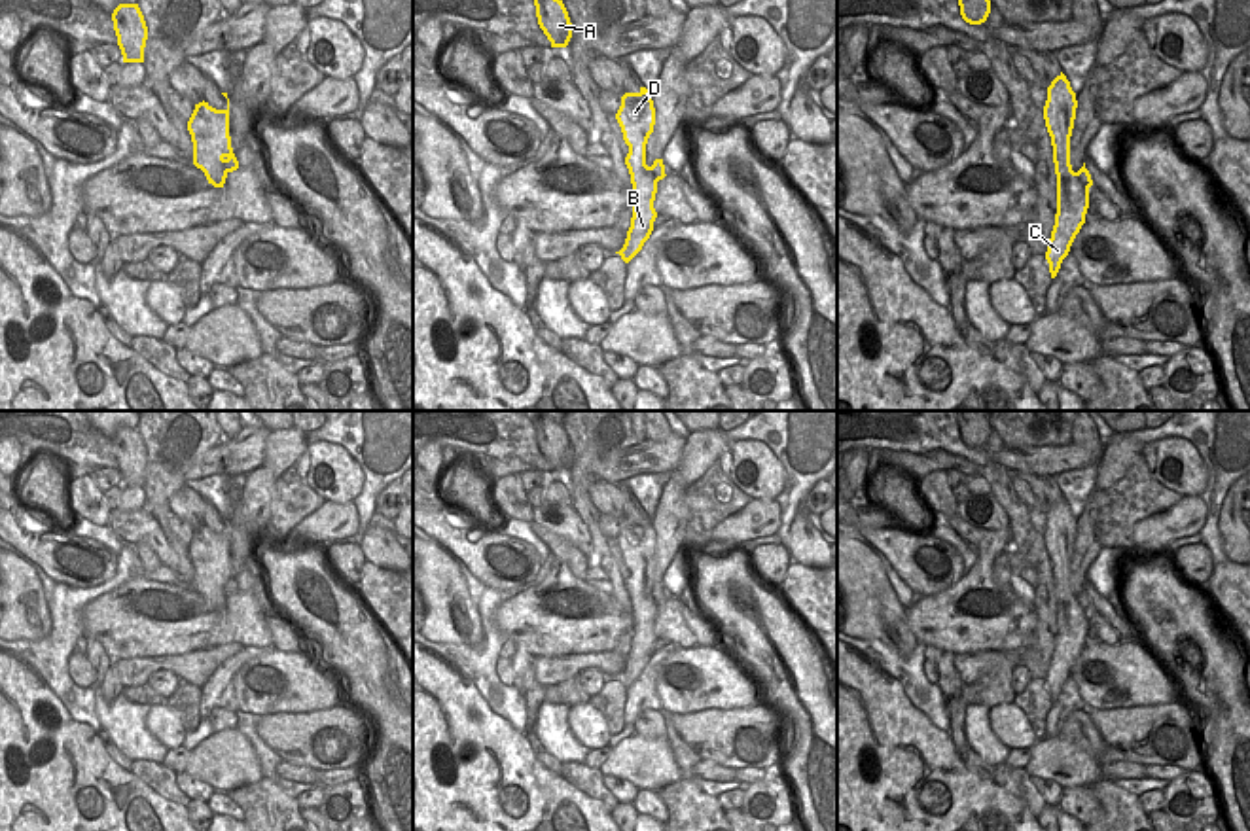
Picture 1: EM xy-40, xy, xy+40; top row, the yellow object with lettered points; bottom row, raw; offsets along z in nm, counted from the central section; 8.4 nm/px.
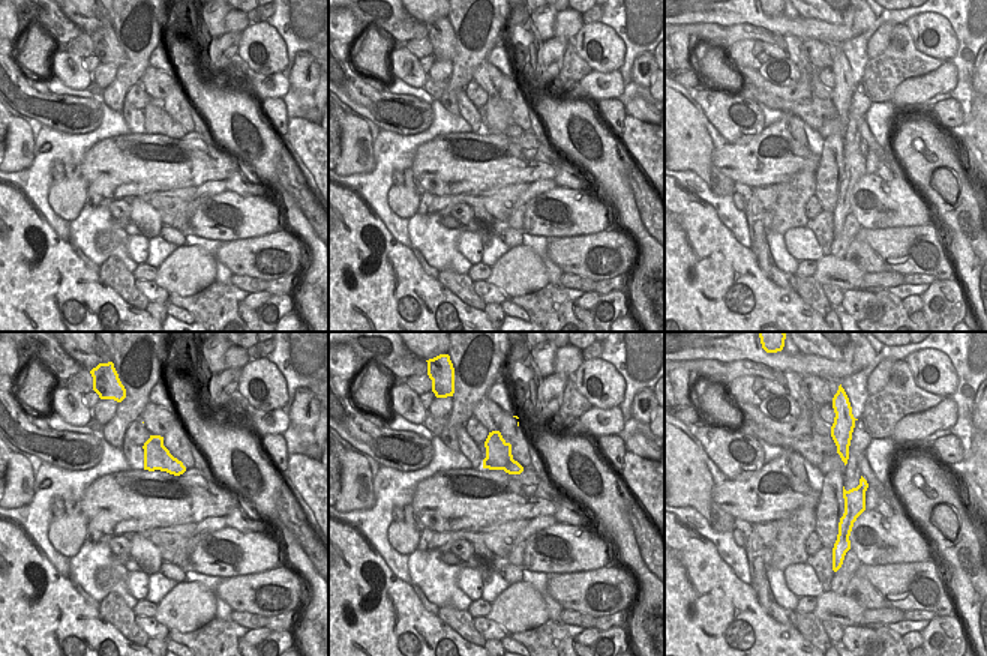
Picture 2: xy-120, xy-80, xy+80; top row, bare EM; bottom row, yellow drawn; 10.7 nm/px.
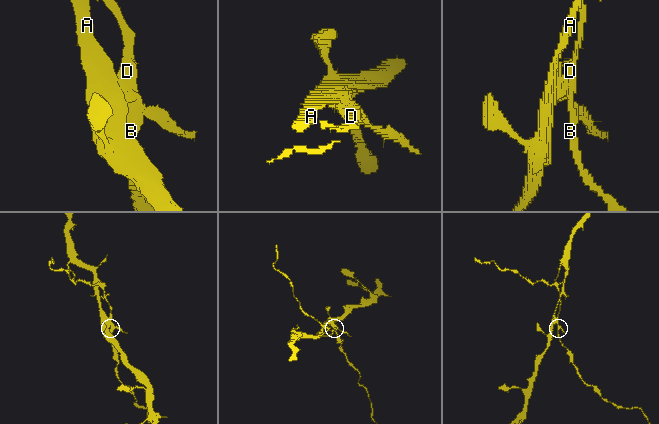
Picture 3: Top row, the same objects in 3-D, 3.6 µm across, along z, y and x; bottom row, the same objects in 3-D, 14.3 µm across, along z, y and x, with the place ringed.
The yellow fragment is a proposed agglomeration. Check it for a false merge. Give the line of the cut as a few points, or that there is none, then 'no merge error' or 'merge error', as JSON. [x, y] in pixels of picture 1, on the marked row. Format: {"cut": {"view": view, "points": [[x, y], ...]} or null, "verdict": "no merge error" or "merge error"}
{"cut": {"view": "xy+40", "points": [[1053, 228], [1063, 237], [1074, 237]]}, "verdict": "merge error"}

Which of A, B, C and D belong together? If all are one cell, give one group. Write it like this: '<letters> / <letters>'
A B D / C

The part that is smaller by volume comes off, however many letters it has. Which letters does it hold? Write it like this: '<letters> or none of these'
C

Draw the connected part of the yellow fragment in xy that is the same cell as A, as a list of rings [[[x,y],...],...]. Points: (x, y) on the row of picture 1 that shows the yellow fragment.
[[[534,0],[538,25],[551,47],[566,47],[572,38],[572,23],[562,0]]]

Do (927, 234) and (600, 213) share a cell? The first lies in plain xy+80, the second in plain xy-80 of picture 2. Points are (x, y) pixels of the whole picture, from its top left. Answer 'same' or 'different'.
different

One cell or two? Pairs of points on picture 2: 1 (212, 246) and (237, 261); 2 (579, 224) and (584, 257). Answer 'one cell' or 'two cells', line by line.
1: two cells
2: two cells

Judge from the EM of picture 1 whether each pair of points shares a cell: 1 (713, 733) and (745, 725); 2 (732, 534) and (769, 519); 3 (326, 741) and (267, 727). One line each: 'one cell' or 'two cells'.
1: one cell
2: one cell
3: one cell

